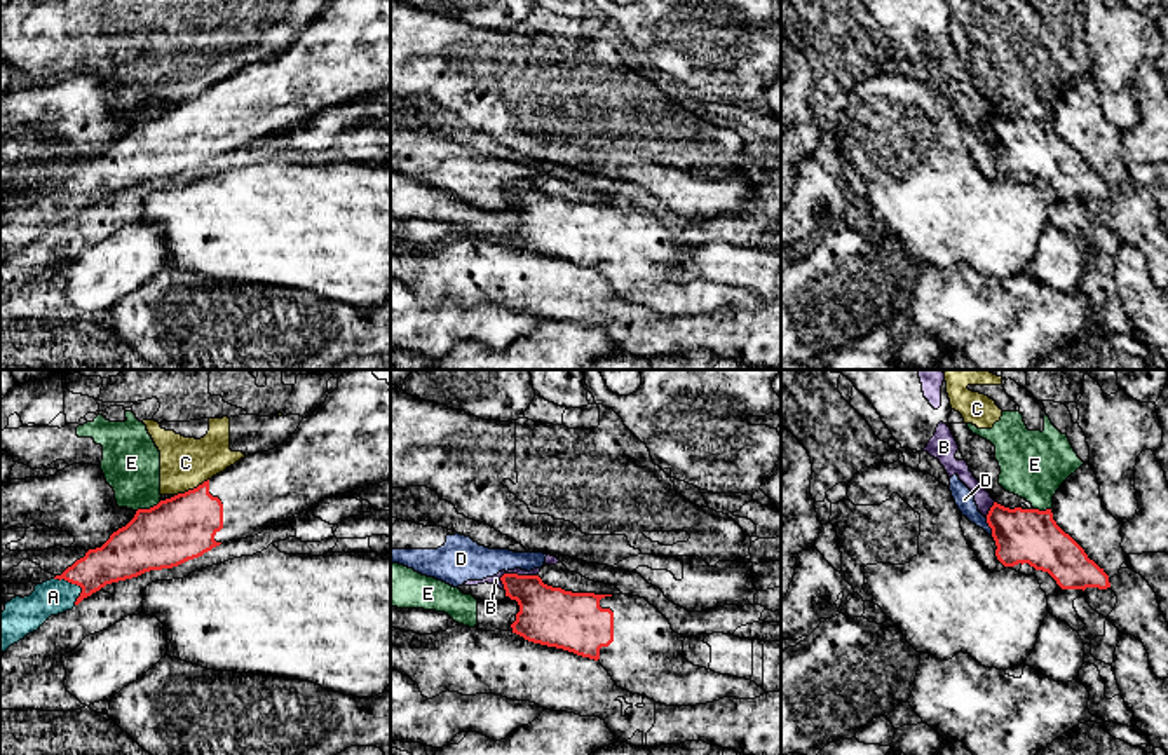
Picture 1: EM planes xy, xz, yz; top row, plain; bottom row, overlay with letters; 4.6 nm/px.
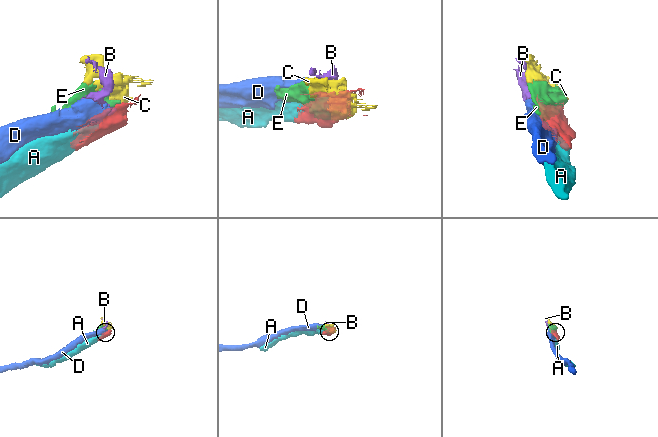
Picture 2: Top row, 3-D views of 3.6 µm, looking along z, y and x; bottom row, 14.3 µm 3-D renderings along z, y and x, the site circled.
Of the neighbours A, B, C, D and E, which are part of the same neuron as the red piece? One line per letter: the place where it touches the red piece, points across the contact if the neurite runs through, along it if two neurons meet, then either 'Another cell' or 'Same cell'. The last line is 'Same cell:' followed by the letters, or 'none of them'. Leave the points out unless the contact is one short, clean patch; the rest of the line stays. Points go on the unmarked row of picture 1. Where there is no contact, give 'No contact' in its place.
A: Touches red at xy (75, 192). Same cell
B: Touches red at xz (516, 183). Boundary: xz (537, 183), (504, 183), (499, 189). Another cell
C: Touches red at xy (190, 100). Boundary: xy (208, 88), (175, 105). Another cell
D: Touches red at yz (989, 135). Boundary: yz (985, 128), (992, 143). Another cell
E: Touches red at xy (150, 117). Boundary: xy (161, 110), (136, 121). Another cell
Same cell: A

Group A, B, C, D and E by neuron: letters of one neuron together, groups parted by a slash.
A / B / C E / D

